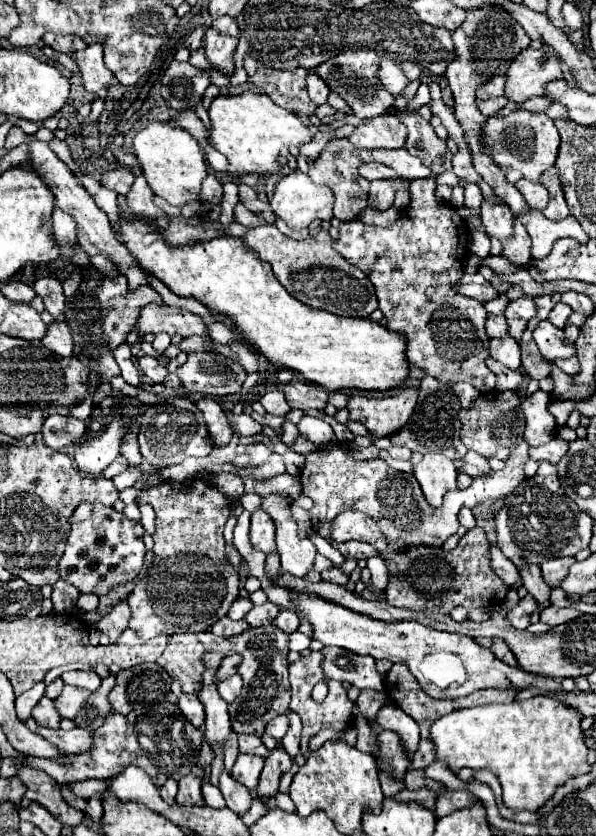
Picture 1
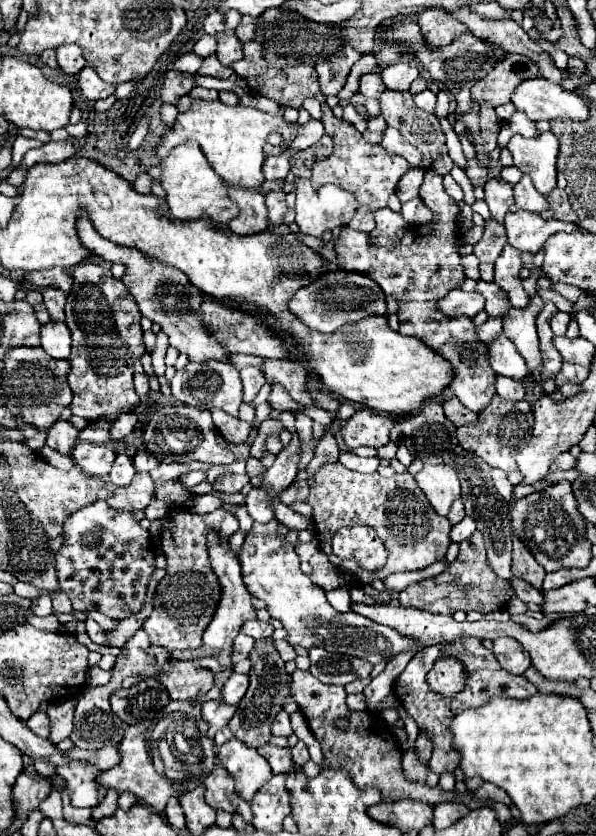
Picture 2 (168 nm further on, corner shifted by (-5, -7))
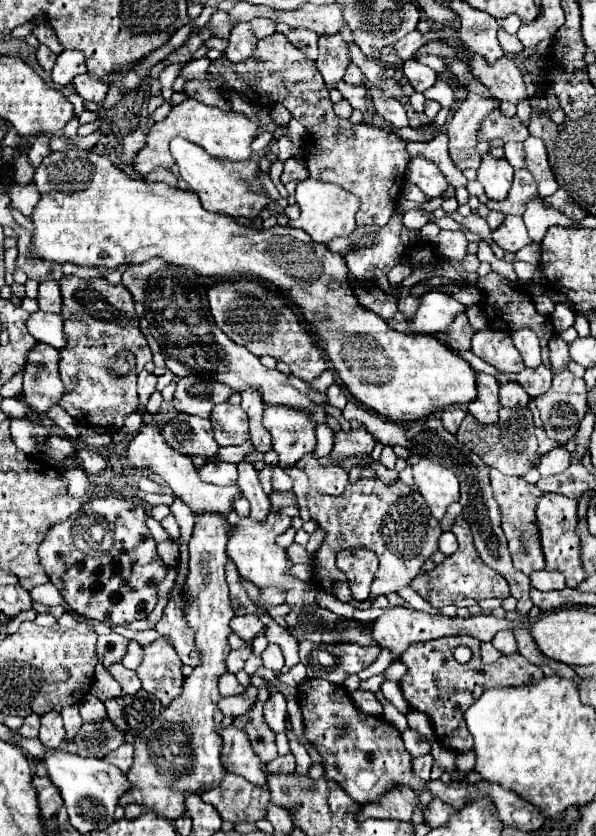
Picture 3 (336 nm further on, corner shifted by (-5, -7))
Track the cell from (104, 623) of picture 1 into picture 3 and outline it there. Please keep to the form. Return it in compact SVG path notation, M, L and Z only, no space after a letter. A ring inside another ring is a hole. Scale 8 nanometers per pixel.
M160 637L144 649L144 661L136 669L142 687L156 695L164 707L168 707L182 693L182 661L168 637Z

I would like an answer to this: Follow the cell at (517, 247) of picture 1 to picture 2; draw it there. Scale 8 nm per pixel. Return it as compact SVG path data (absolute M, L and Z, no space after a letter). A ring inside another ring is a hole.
M506 243L502 255L494 263L494 283L508 293L512 307L518 307L518 309L528 305L528 301L530 301L530 297L522 289L522 281L518 277L522 267L524 267L522 265L522 251L512 249L512 245Z

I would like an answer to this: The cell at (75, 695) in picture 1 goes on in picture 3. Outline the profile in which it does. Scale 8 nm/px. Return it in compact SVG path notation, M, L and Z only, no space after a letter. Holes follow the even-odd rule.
M46 713L40 717L40 735L38 739L46 745L56 749L64 741L64 725L60 713Z

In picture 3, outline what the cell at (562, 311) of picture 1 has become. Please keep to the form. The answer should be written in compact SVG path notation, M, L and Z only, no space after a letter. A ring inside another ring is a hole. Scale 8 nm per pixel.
M562 301L556 303L554 313L550 315L550 319L552 319L552 323L554 323L554 329L556 329L558 333L562 333L562 331L566 331L568 327L572 327L572 325L574 325L574 317L576 317L576 313L574 313L566 303L562 303Z

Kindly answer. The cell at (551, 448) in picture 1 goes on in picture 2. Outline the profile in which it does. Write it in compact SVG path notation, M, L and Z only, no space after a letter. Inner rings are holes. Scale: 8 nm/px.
M570 451L560 453L554 463L550 465L550 471L558 471L558 469L574 469L576 467L576 459L570 455Z

